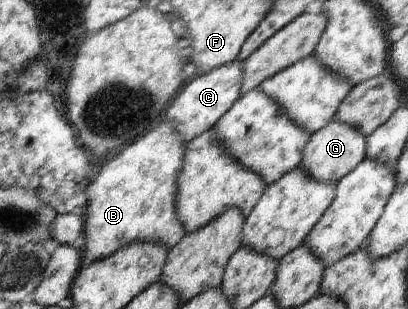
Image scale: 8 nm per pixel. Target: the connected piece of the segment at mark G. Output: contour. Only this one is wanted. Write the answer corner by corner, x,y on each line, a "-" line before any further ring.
331,120
327,126
308,138
298,167
313,180
322,183
337,183
365,159
366,148
366,137
359,129
341,123
339,120

